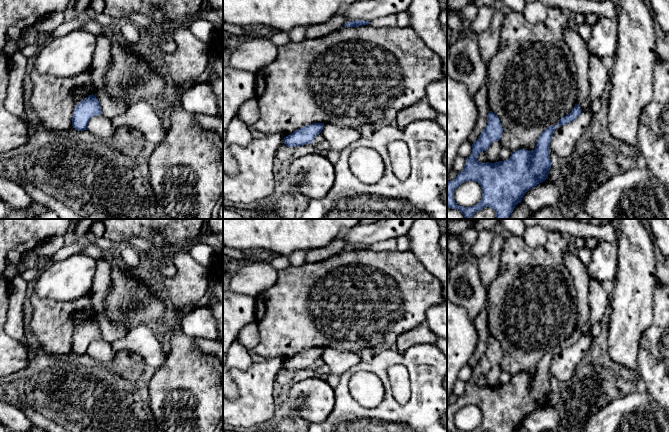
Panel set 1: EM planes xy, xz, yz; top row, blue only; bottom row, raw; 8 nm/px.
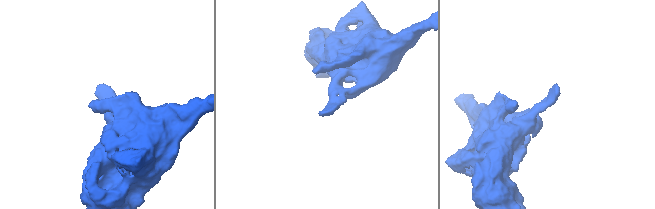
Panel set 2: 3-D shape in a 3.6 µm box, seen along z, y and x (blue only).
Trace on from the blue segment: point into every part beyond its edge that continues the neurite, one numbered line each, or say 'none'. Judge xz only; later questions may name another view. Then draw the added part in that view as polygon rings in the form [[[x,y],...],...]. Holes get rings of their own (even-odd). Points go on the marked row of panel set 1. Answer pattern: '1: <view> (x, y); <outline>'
none

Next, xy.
none

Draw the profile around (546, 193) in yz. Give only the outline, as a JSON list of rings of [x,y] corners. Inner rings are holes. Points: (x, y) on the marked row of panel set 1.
[[[546,179],[528,190],[524,194],[521,202],[528,207],[532,214],[546,206],[556,205],[559,198],[560,193],[556,185]]]

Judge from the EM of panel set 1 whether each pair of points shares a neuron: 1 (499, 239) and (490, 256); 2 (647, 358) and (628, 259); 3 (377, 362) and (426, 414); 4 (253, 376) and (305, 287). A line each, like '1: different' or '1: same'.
1: same
2: different
3: same
4: different

